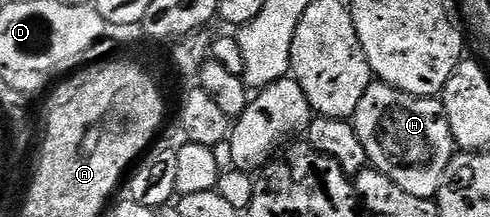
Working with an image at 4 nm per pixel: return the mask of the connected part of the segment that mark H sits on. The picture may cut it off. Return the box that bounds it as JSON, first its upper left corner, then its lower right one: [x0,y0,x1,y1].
[351,80,455,199]

